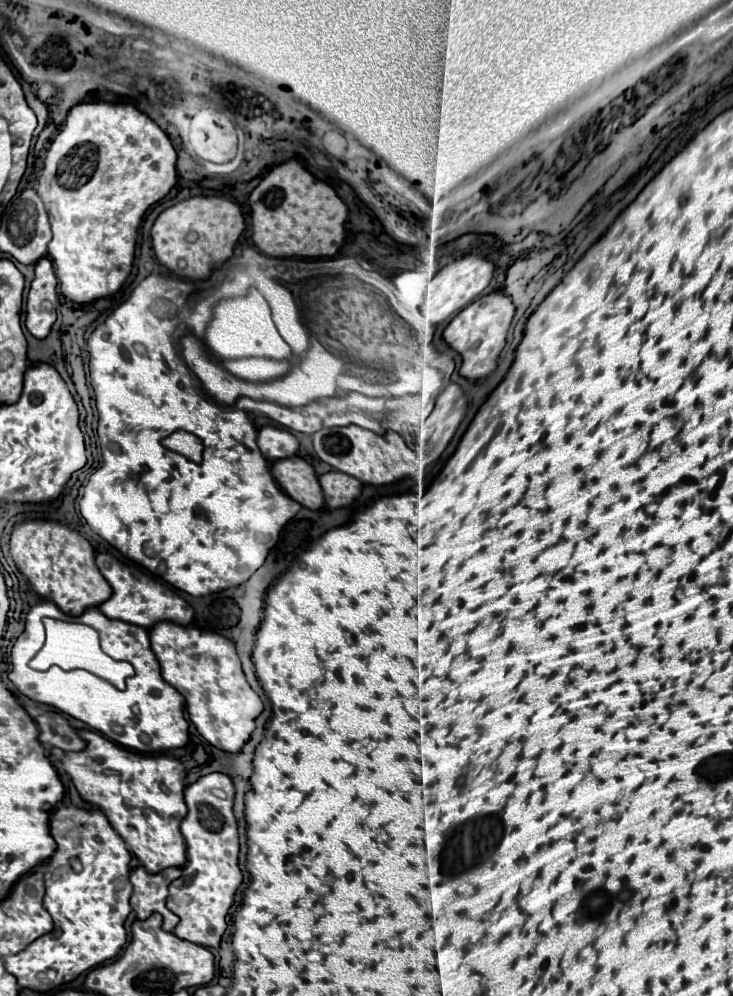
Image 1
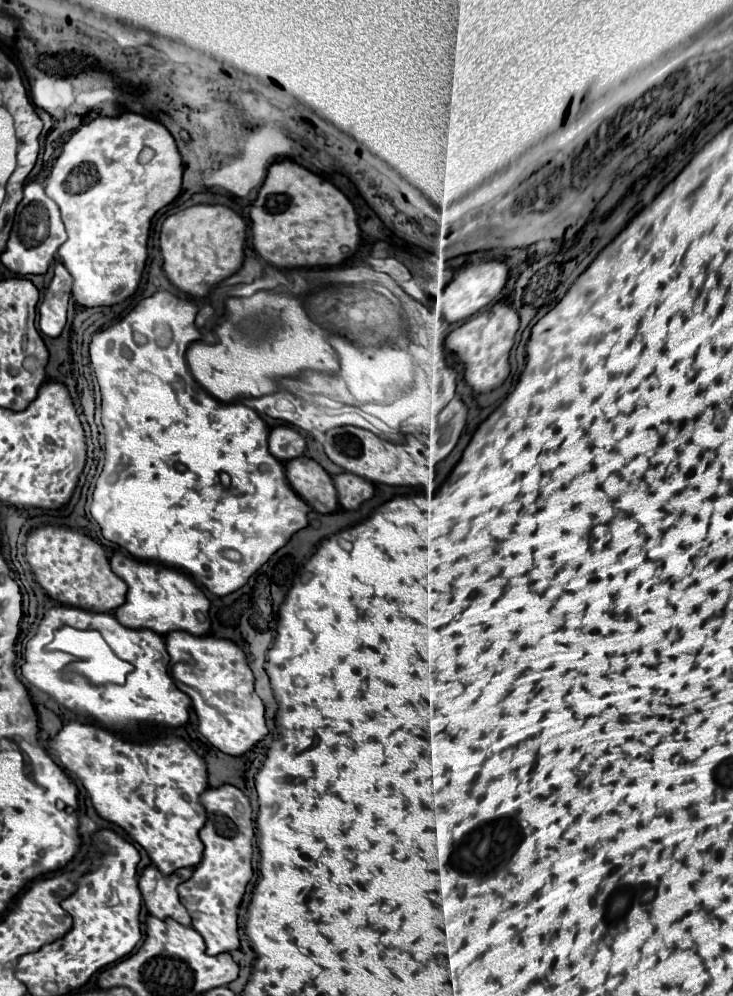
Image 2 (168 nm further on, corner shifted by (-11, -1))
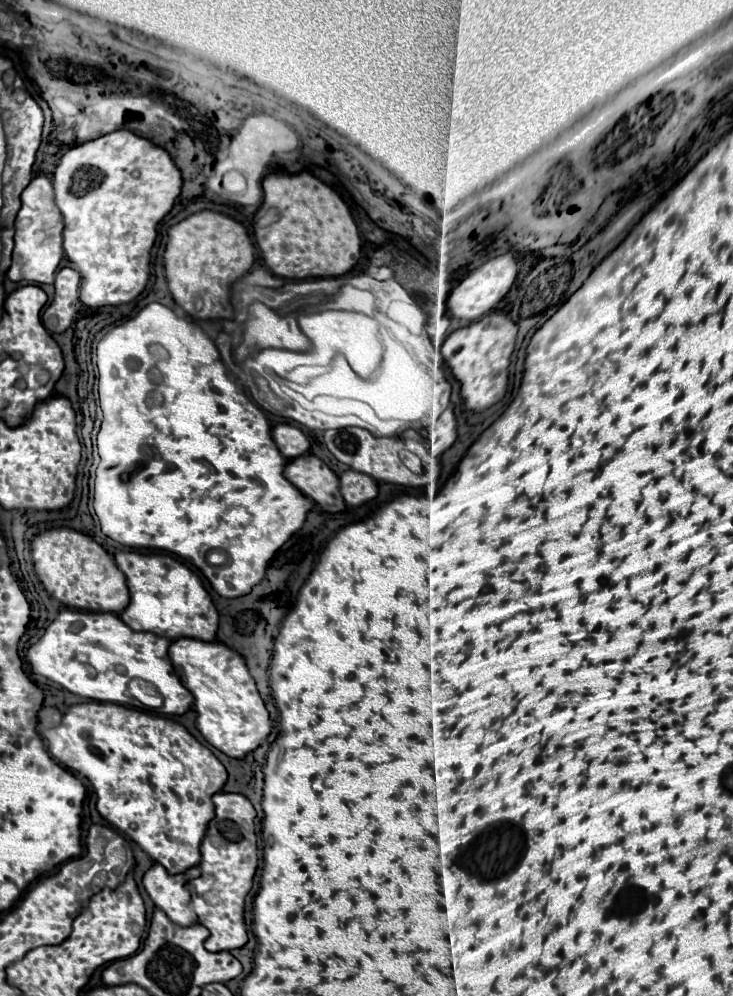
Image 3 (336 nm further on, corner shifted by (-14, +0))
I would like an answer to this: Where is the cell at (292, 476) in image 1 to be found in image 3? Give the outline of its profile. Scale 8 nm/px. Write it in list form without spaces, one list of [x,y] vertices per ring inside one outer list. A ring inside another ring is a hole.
[[[304,453],[288,461],[284,475],[306,497],[314,499],[324,511],[342,513],[346,509],[336,473],[328,465],[324,465],[316,455]]]

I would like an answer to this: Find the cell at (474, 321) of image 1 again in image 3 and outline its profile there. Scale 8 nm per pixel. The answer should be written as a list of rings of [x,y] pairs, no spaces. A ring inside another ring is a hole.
[[[492,311],[482,319],[456,329],[442,345],[442,357],[450,365],[454,377],[462,383],[462,397],[468,409],[484,411],[490,405],[498,403],[508,385],[508,365],[514,351],[518,327],[506,313]]]

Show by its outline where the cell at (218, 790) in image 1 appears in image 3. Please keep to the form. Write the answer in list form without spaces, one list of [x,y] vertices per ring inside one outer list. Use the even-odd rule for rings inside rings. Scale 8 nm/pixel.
[[[216,793],[212,801],[216,807],[216,817],[208,823],[200,845],[202,873],[198,879],[188,881],[188,891],[190,905],[198,915],[198,923],[210,931],[204,947],[216,953],[244,947],[248,941],[244,927],[244,899],[252,889],[254,873],[258,867],[258,847],[254,833],[256,811],[252,803],[240,793]]]

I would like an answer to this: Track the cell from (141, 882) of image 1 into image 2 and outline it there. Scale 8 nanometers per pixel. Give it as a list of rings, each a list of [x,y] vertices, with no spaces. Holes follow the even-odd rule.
[[[147,866],[139,878],[139,890],[143,894],[147,910],[161,920],[173,918],[179,924],[189,926],[191,916],[177,896],[177,886],[189,878],[191,878],[191,868],[181,868],[175,874],[165,876],[155,866]]]

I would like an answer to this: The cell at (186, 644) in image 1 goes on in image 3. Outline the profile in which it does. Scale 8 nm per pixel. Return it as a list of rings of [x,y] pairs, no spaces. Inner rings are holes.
[[[180,637],[170,643],[170,661],[172,661],[172,667],[174,667],[176,675],[180,677],[182,685],[194,695],[194,705],[196,705],[196,713],[198,713],[196,725],[210,745],[214,745],[228,757],[242,759],[270,735],[272,723],[270,723],[268,709],[266,709],[265,702],[256,689],[256,683],[246,667],[246,661],[242,659],[240,653],[232,651],[230,647],[226,647],[224,643],[218,643],[218,641],[204,643],[200,639]]]

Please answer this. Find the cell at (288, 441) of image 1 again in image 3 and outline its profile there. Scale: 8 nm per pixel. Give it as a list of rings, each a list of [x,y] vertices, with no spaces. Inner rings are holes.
[[[280,423],[272,429],[272,439],[278,447],[278,451],[286,457],[286,459],[294,459],[294,457],[300,457],[308,451],[310,443],[306,439],[306,435],[294,427],[294,425],[288,425],[288,423]]]

